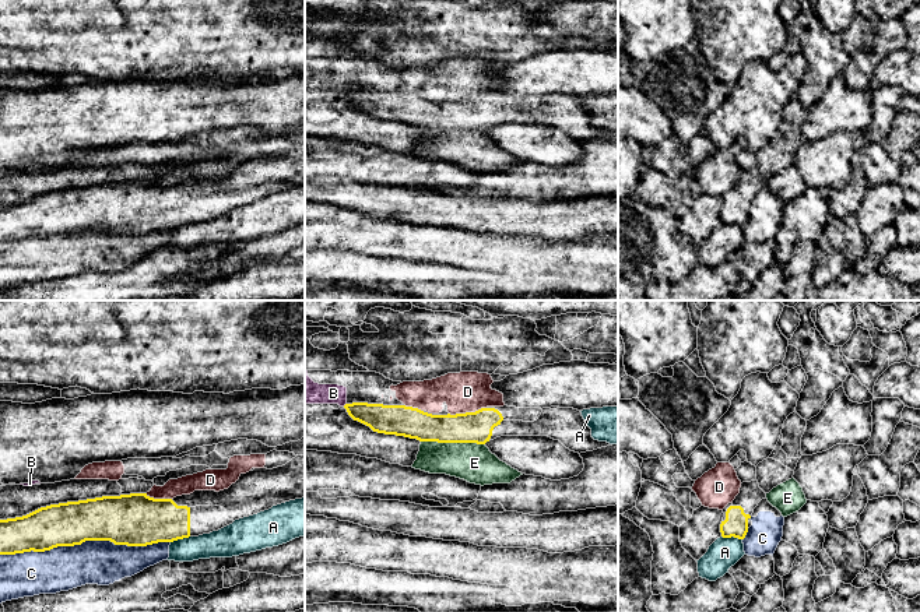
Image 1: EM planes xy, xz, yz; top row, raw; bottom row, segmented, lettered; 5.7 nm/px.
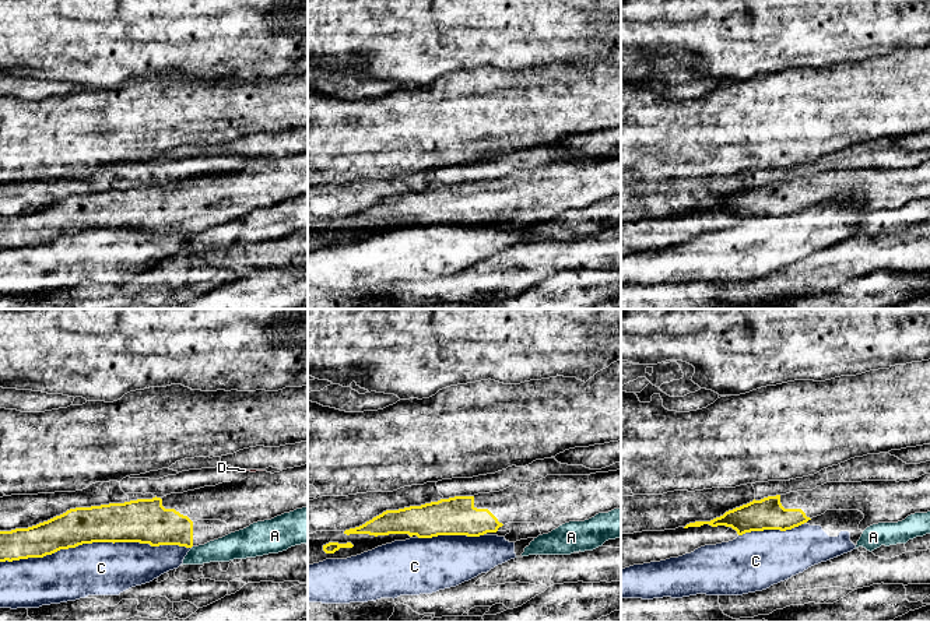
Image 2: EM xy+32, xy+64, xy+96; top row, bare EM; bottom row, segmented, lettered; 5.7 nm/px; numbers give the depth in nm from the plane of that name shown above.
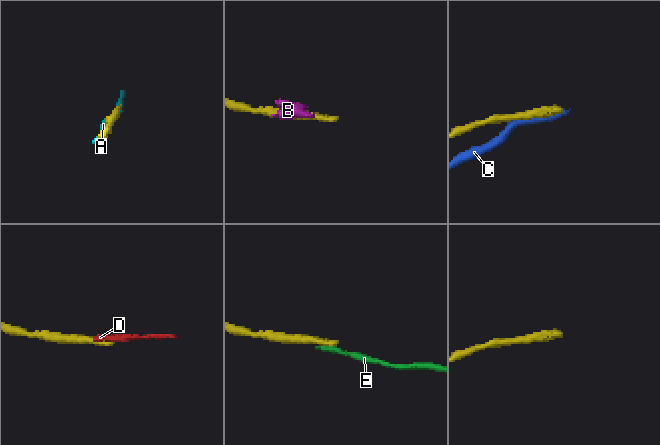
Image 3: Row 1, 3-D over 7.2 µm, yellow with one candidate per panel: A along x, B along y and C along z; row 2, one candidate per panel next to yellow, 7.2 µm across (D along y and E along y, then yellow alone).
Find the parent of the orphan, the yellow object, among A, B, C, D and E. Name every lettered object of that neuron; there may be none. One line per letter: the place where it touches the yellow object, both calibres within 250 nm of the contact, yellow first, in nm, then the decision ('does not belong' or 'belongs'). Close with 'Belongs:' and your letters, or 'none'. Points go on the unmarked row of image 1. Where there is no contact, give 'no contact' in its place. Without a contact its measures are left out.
A: meets yellow in yz at (731, 222); 140 nm thick on the yellow side, 180 nm on the other; does not belong
B: no contact; does not belong
C: meets yellow in xy at (84, 228); 280 nm thick on the yellow side, 260 nm on the other; does not belong
D: meets yellow in xz at (467, 99); 180 nm thick on the yellow side, 240 nm on the other; does not belong
E: meets yellow in xz at (453, 129); 180 nm thick on the yellow side, 220 nm on the other; does not belong
Belongs: none

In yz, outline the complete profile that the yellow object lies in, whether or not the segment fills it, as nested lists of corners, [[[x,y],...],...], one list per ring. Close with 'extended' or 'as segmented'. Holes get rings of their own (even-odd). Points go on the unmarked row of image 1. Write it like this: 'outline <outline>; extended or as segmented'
outline [[[758,168],[742,169],[740,180],[726,198],[726,207],[720,211],[721,224],[744,226],[754,196],[765,184],[766,180],[759,175]]]; extended

